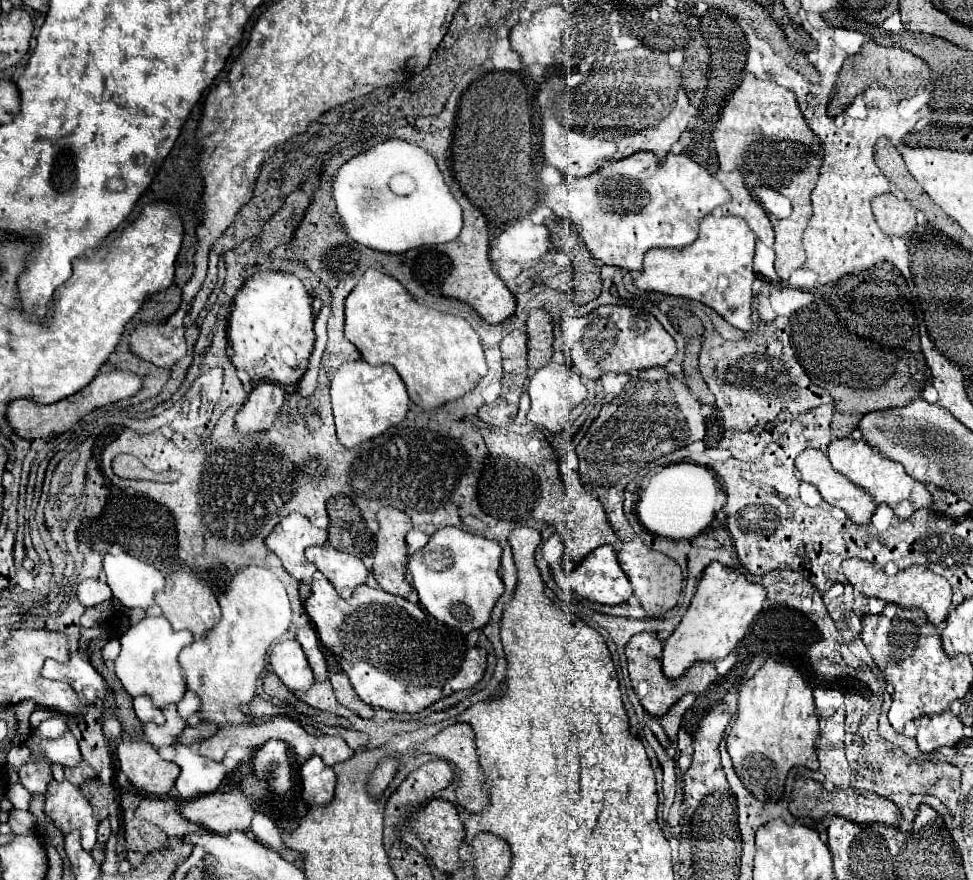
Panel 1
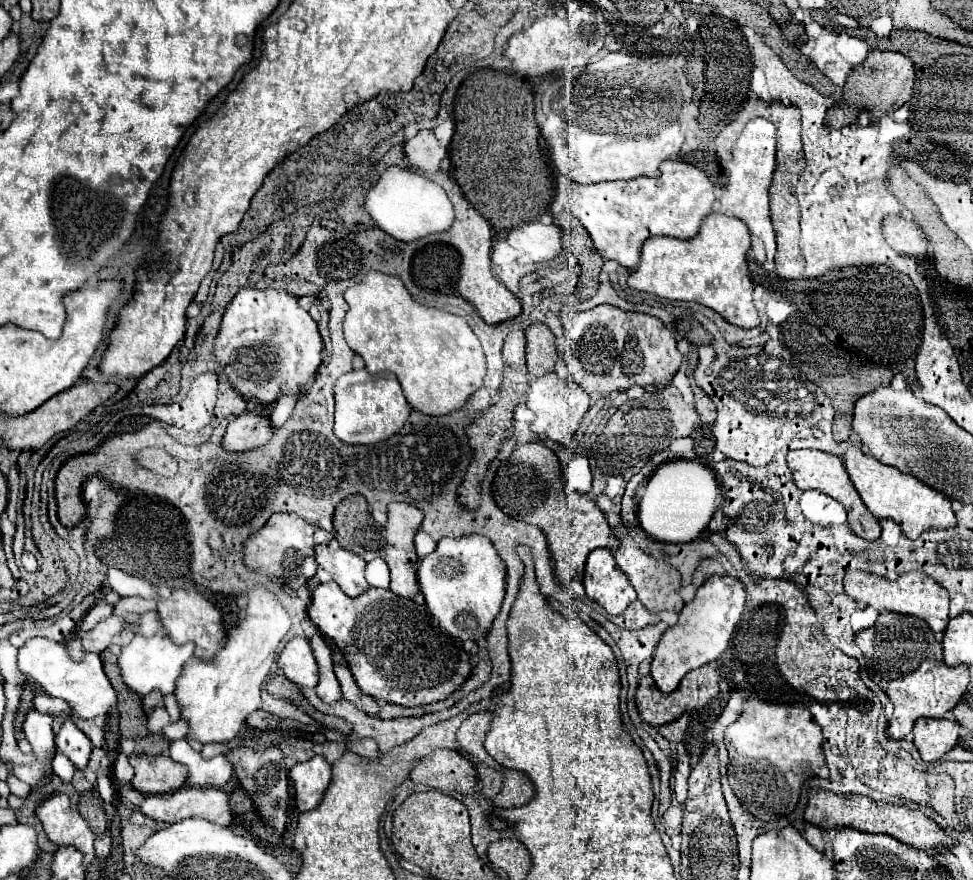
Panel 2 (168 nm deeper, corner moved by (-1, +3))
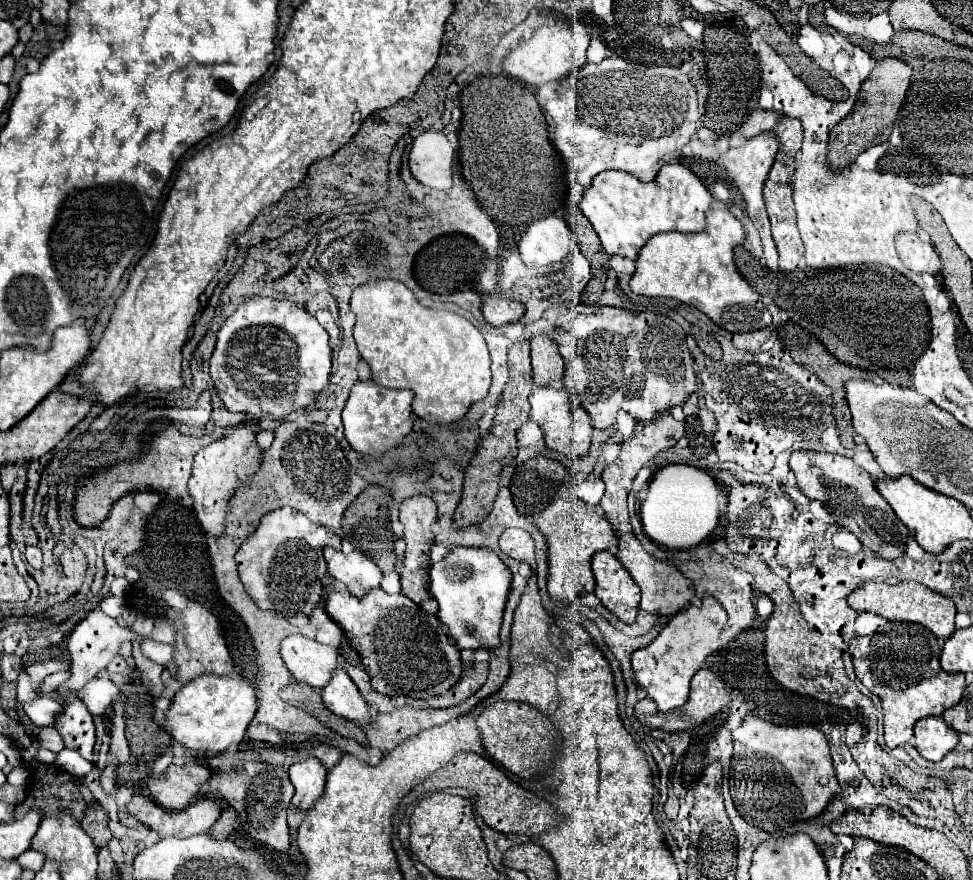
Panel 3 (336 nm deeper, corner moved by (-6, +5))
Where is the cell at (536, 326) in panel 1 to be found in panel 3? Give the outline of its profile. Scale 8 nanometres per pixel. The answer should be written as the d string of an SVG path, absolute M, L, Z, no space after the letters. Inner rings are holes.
M535 336L531 340L531 364L537 386L549 386L553 380L563 378L565 362L557 350L557 342L549 336Z

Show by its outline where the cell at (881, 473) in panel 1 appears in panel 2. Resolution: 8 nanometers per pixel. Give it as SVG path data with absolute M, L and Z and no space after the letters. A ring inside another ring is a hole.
M850 446L844 454L844 468L858 490L862 502L866 508L876 516L876 518L890 518L894 520L900 528L902 534L910 540L918 538L924 530L930 528L952 528L956 526L954 510L950 506L950 500L944 494L938 494L934 488L926 486L914 476L908 476L900 472L894 466L880 464L874 456L862 452L856 446Z

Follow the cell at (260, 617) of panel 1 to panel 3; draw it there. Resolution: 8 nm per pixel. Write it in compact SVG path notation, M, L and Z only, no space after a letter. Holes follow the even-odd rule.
M203 674L185 684L173 698L167 714L165 728L173 740L193 752L223 752L231 744L239 744L245 736L249 722L257 712L255 686L243 676L209 676Z

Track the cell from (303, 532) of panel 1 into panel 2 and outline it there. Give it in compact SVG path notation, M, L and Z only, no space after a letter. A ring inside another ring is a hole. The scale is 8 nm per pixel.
M274 514L266 526L262 526L262 530L258 530L248 542L246 542L246 550L244 550L244 560L246 566L250 568L258 568L262 574L268 576L276 576L282 578L290 584L292 590L300 588L306 584L308 578L312 578L316 574L316 560L314 560L314 546L316 544L326 544L332 540L332 534L304 522L304 518L300 518L298 514Z

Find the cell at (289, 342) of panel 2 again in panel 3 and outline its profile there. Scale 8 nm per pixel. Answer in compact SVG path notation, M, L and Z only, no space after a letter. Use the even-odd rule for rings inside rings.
M249 298L247 302L243 302L233 316L229 316L225 320L225 324L221 326L219 334L217 334L217 346L215 346L215 352L209 360L209 374L213 378L213 384L215 384L215 390L223 402L223 406L229 410L229 412L245 412L251 420L263 420L263 418L269 418L269 420L289 420L287 416L295 410L301 410L301 408L307 408L311 406L315 400L317 400L317 394L329 384L329 378L331 378L331 346L329 346L329 336L325 332L325 328L317 322L317 318L313 314L309 314L307 310L291 304L291 302L279 302L279 300L269 300L269 298Z

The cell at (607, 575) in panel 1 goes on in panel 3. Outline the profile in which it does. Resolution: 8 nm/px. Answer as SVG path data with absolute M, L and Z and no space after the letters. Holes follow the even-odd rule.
M607 550L597 552L593 556L593 574L597 582L595 596L621 622L633 624L639 612L641 590L621 562Z

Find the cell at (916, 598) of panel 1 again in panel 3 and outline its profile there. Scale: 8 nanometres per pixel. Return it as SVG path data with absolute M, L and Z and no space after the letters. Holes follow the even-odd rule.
M867 582L865 588L853 590L847 596L847 602L857 612L873 612L873 614L879 614L887 620L923 624L937 638L943 638L943 640L947 640L951 636L951 632L955 632L955 604L953 604L953 600L949 600L937 592L931 592L929 588L925 588L923 584L917 584L917 582L899 582L893 586L889 586L887 582Z

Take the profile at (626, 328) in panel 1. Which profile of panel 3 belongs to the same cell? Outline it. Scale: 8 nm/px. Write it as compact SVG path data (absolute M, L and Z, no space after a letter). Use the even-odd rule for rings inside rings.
M603 306L595 314L579 314L573 322L575 356L565 364L563 384L569 392L573 408L587 410L597 430L609 430L617 422L619 410L627 412L635 422L655 422L657 416L687 402L693 392L693 356L685 344L683 328L671 318L655 312L629 312Z

